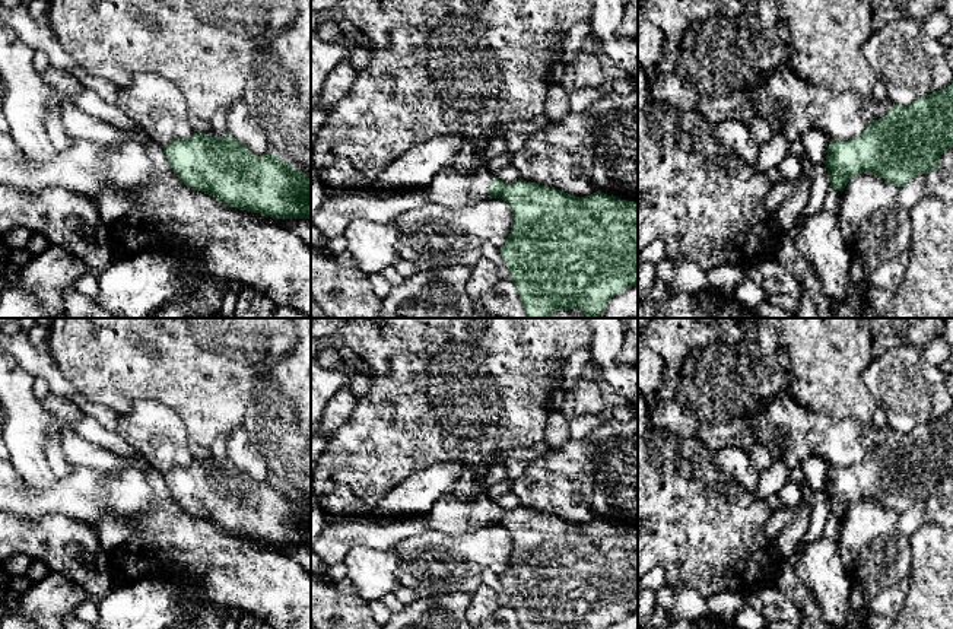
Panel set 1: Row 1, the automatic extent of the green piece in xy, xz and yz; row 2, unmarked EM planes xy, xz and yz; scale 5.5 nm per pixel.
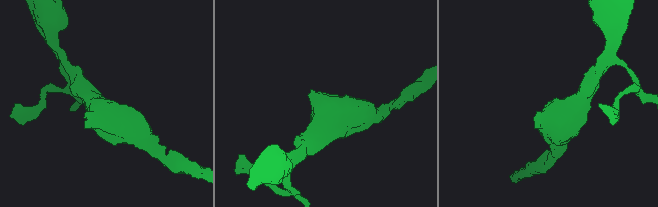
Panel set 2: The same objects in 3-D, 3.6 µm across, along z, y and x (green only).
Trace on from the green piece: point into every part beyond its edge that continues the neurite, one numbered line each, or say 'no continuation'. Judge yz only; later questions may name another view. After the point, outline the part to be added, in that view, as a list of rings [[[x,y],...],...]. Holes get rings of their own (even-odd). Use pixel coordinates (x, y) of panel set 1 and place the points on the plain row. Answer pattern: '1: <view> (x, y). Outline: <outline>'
no continuation

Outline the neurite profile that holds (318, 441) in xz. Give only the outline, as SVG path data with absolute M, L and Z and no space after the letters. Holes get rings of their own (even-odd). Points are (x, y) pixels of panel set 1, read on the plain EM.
M317 431L311 436L311 460L312 461L317 461L320 458L330 438L331 438L330 433L323 433L320 431Z

